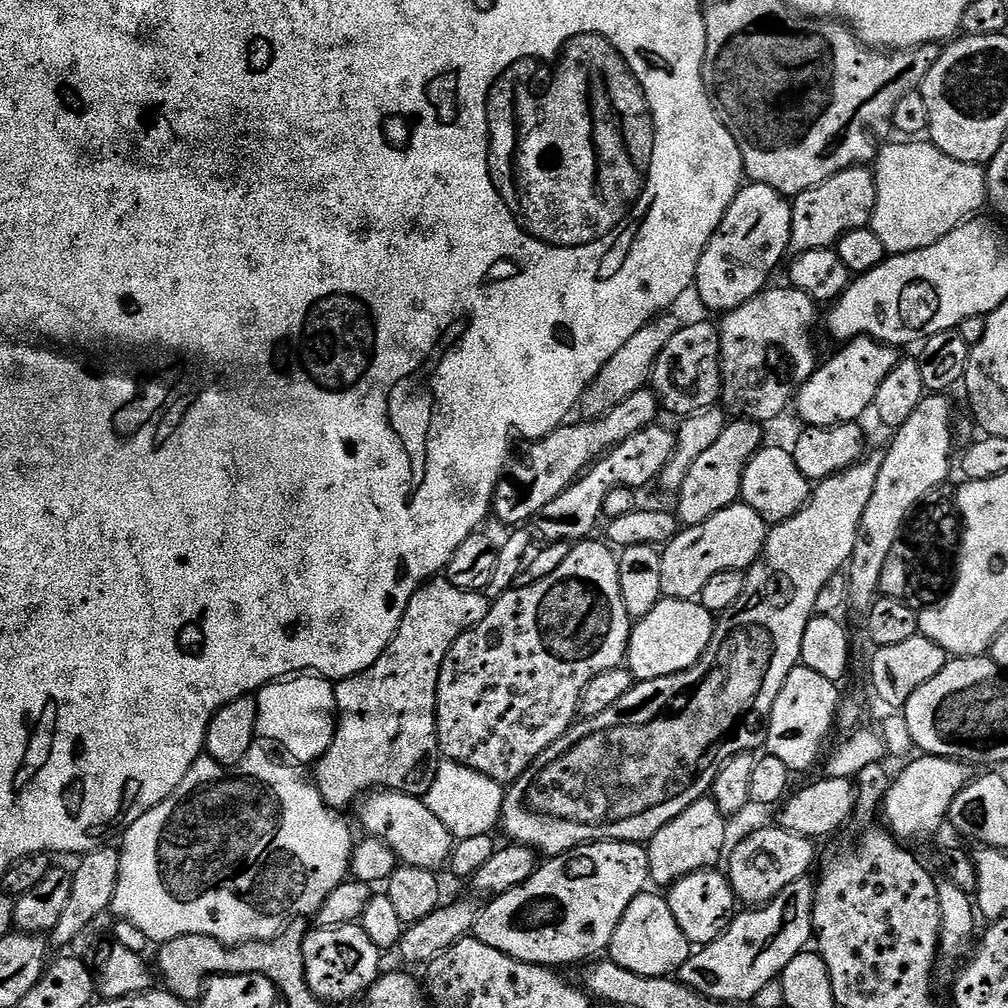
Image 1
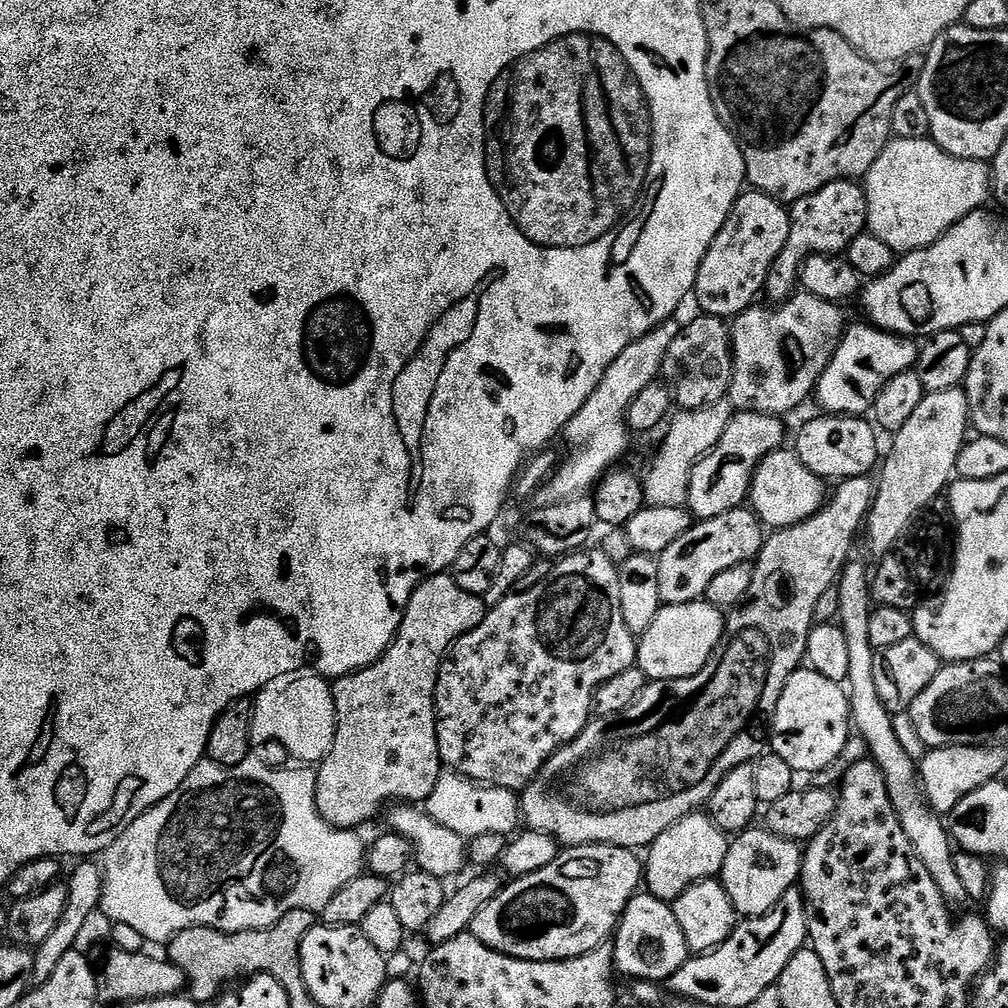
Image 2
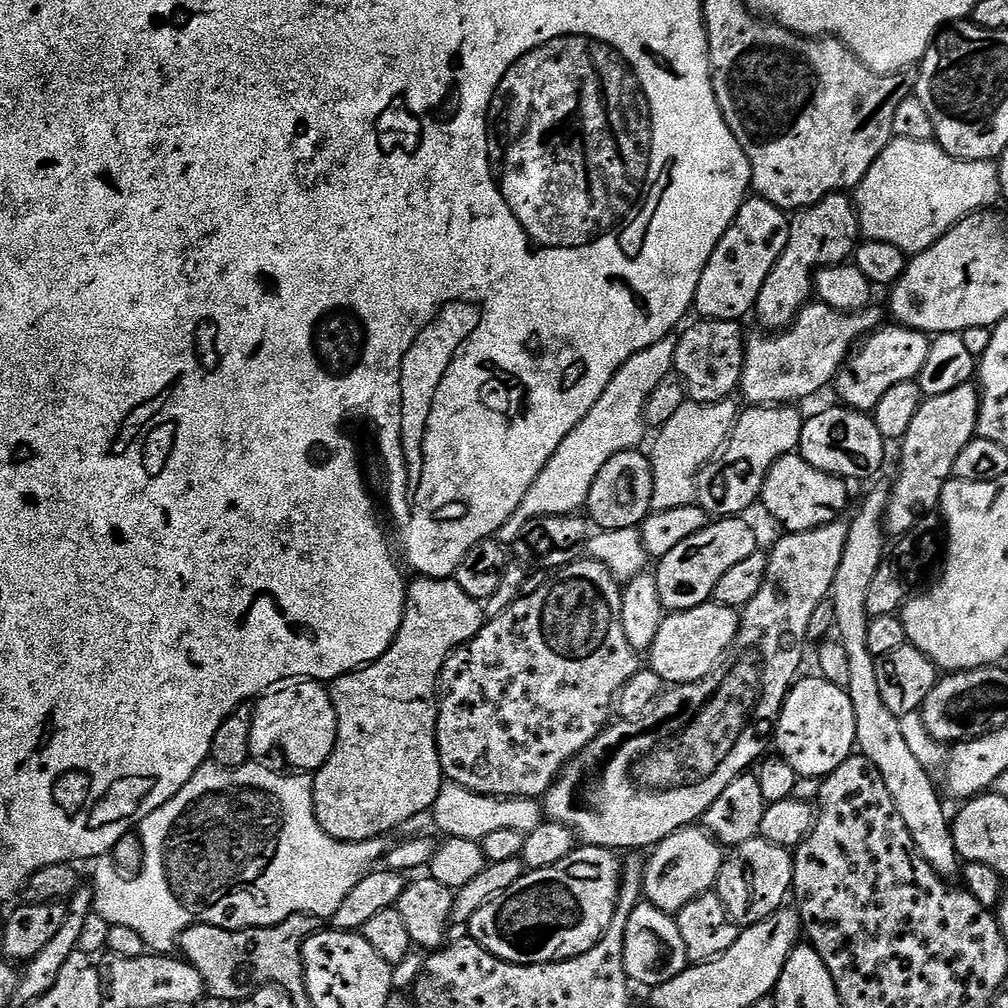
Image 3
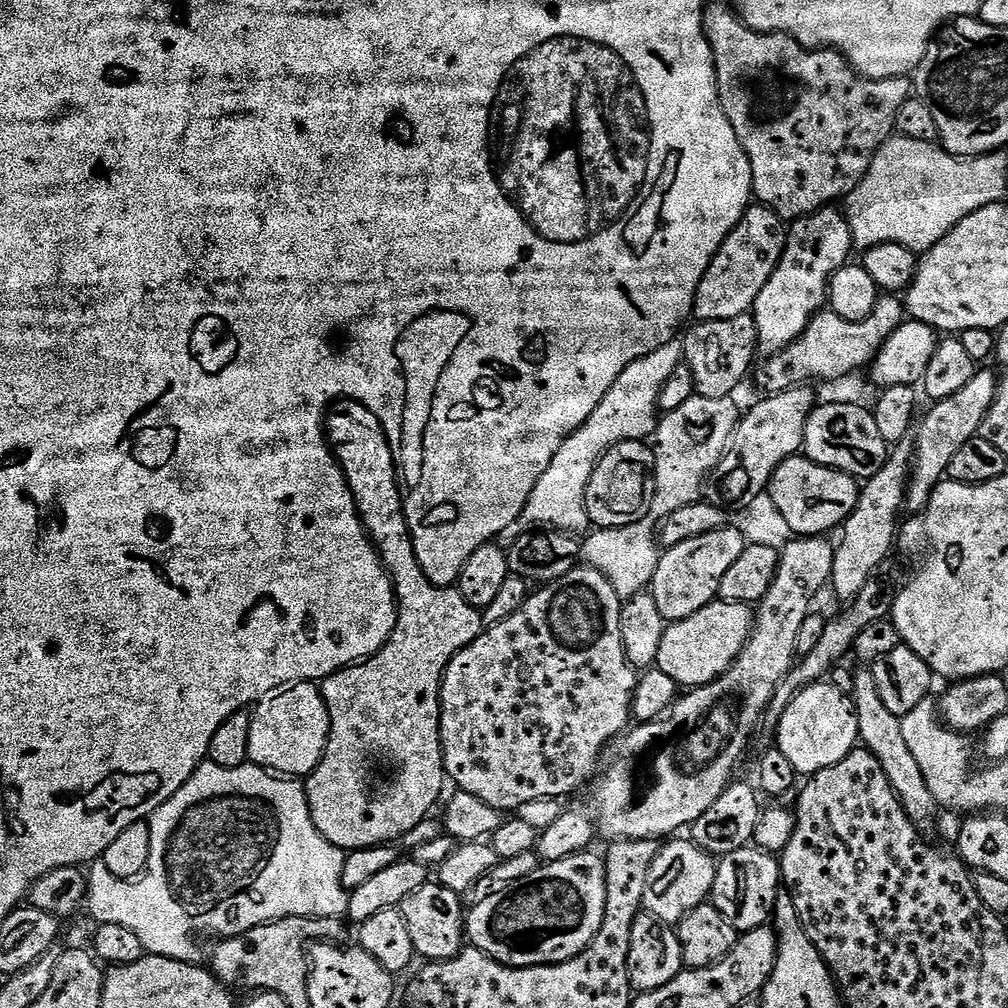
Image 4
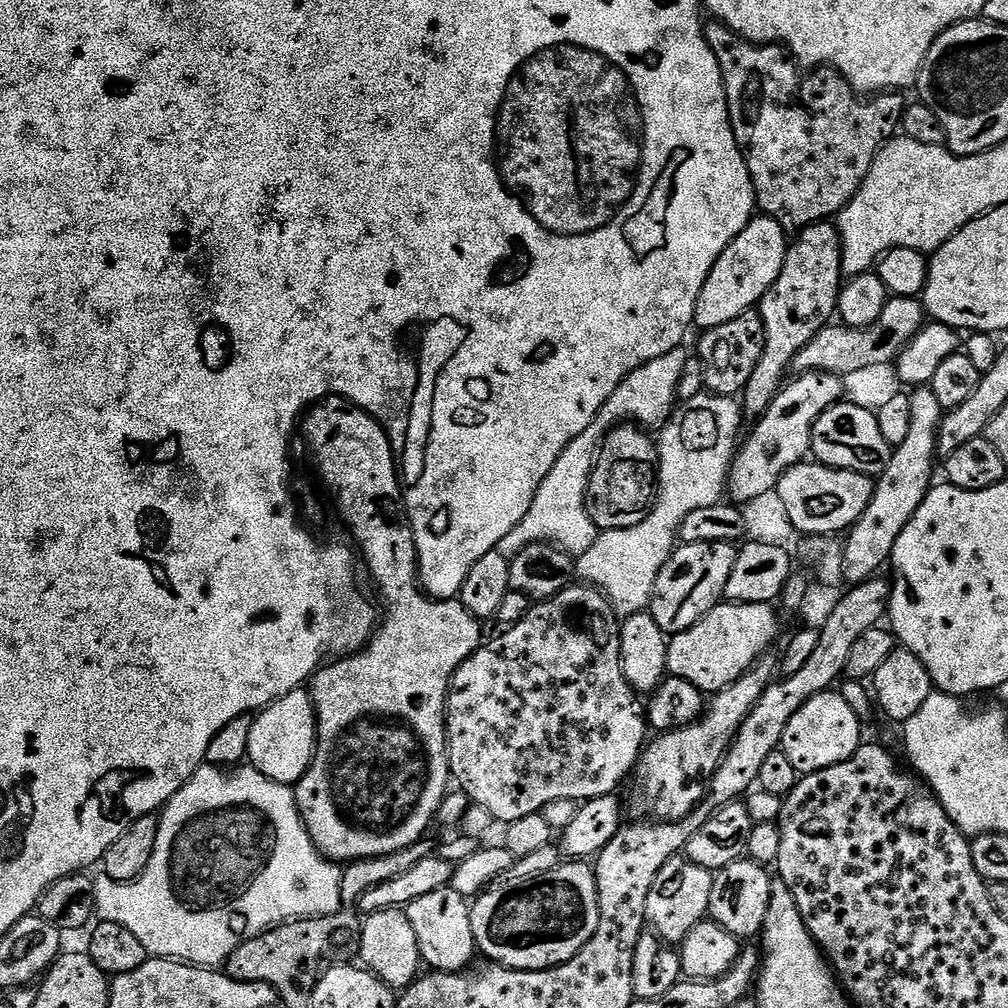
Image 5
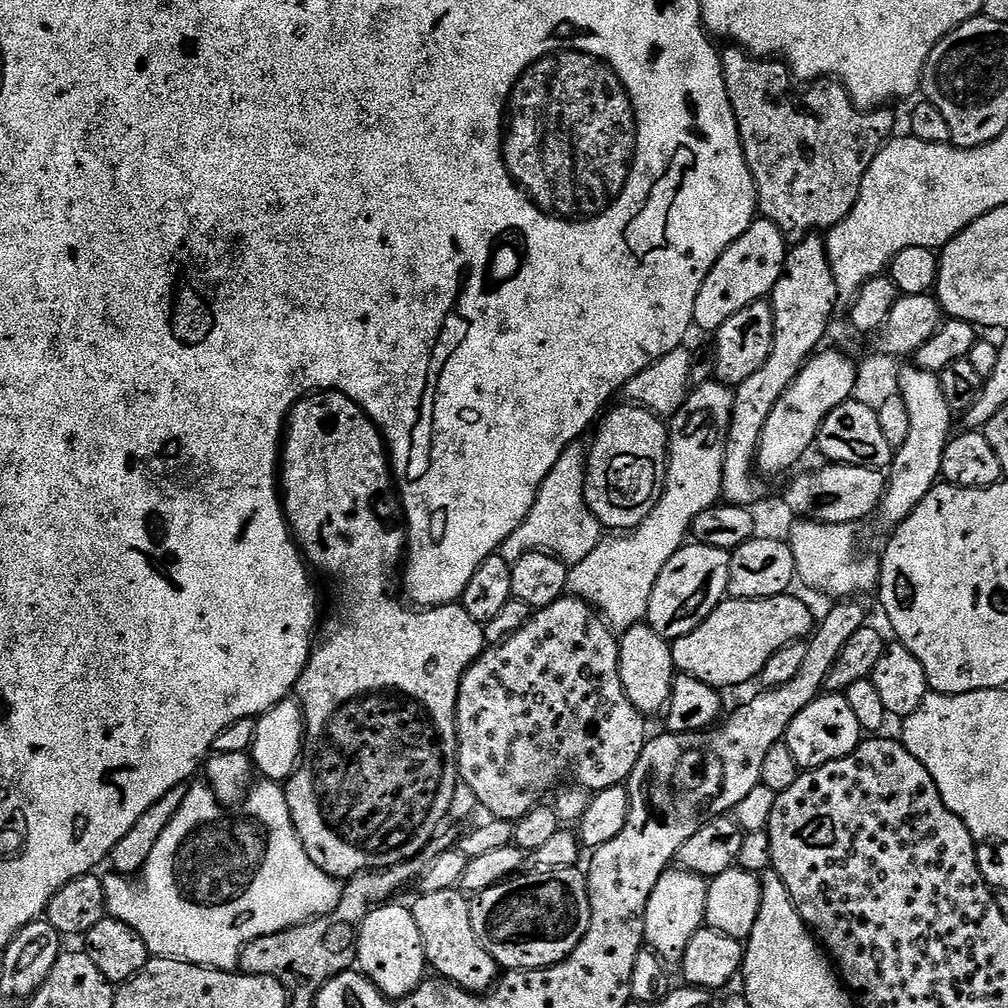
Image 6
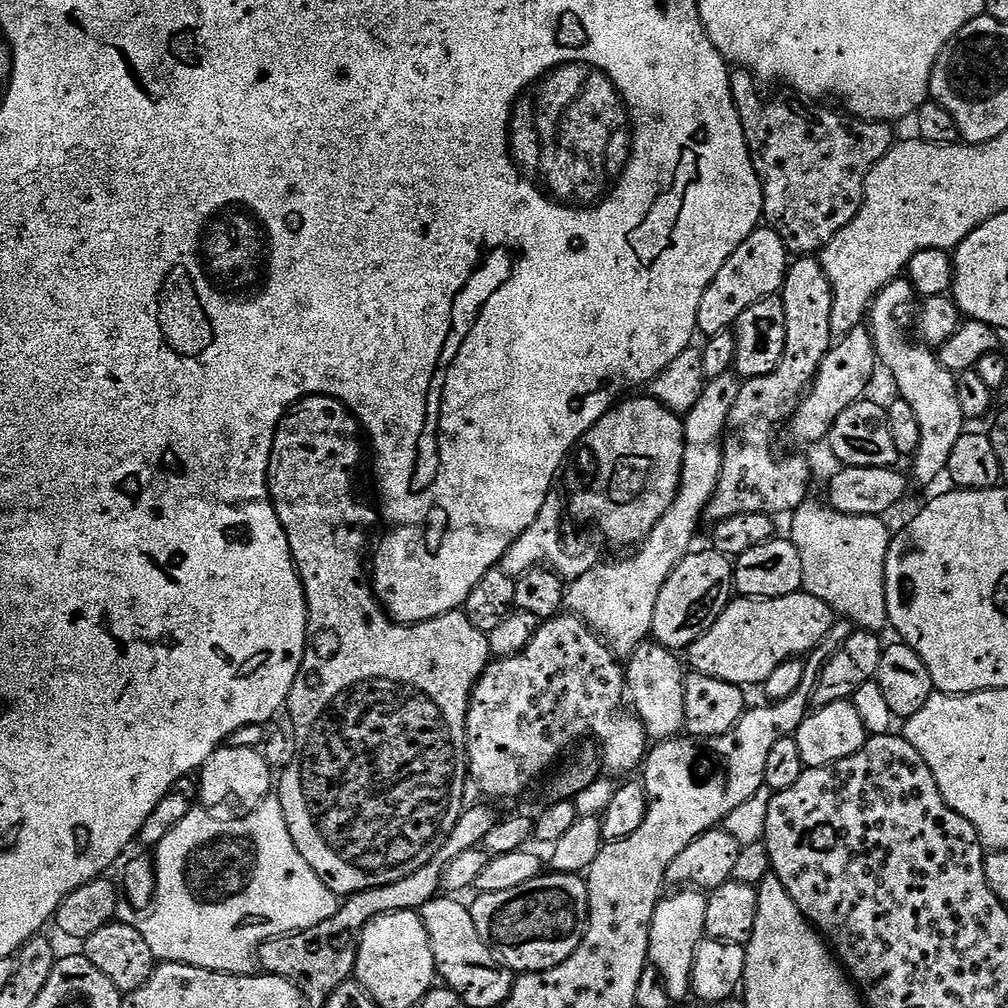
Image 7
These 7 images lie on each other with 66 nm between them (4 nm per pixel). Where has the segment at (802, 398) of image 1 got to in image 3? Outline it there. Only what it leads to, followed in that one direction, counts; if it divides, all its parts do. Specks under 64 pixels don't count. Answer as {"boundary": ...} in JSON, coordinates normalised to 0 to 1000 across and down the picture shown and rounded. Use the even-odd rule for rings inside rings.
{"boundary":[[[874,323],[864,330],[842,352],[837,364],[830,370],[827,386],[833,392],[834,402],[847,405],[850,409],[868,410],[875,391],[879,391],[883,383],[891,383],[891,379],[912,374],[915,363],[919,360],[919,351],[923,351],[922,330],[896,323],[881,324]]]}

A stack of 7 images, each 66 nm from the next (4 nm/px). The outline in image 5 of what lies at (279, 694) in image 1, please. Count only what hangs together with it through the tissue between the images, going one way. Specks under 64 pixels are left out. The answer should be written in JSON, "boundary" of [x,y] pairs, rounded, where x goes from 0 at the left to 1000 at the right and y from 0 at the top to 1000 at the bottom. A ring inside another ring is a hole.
{"boundary":[[[300,683],[278,690],[259,703],[248,724],[245,753],[255,766],[277,778],[293,779],[302,770],[313,743],[313,703]]]}

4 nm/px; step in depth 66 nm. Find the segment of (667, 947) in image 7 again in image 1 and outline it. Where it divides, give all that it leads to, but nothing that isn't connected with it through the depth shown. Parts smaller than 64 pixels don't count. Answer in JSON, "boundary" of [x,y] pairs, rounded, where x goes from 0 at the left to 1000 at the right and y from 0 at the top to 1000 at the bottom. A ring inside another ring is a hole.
{"boundary":[[[705,792],[681,800],[681,804],[673,808],[673,812],[661,815],[661,819],[657,819],[657,823],[653,823],[653,827],[649,827],[641,837],[646,876],[666,879],[681,867],[713,858],[712,855],[714,853],[715,856],[716,846],[719,844],[718,836],[722,833],[722,821],[718,816],[720,816],[718,807],[712,804]]]}

